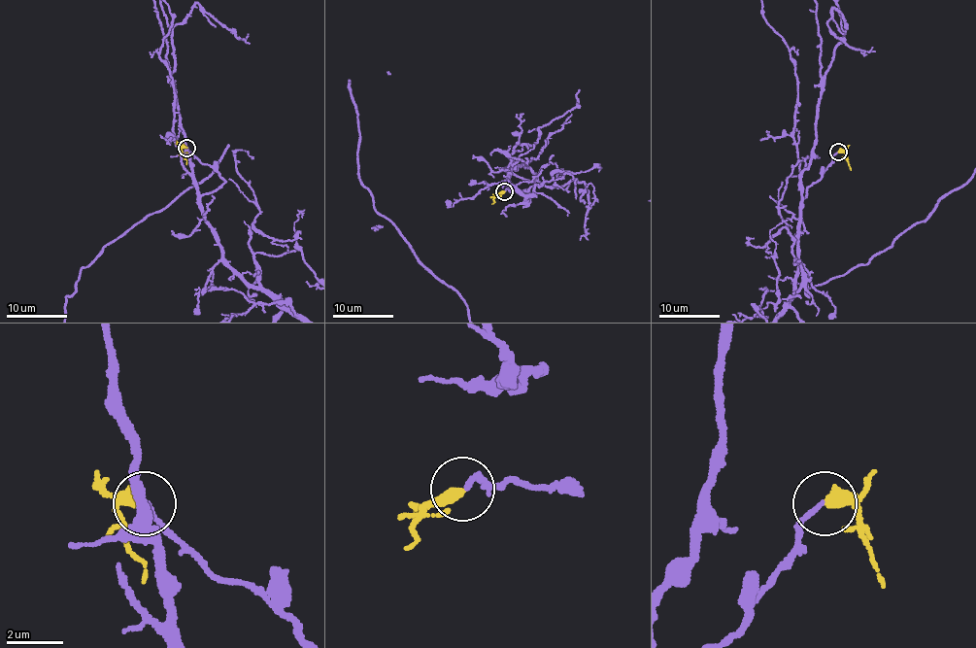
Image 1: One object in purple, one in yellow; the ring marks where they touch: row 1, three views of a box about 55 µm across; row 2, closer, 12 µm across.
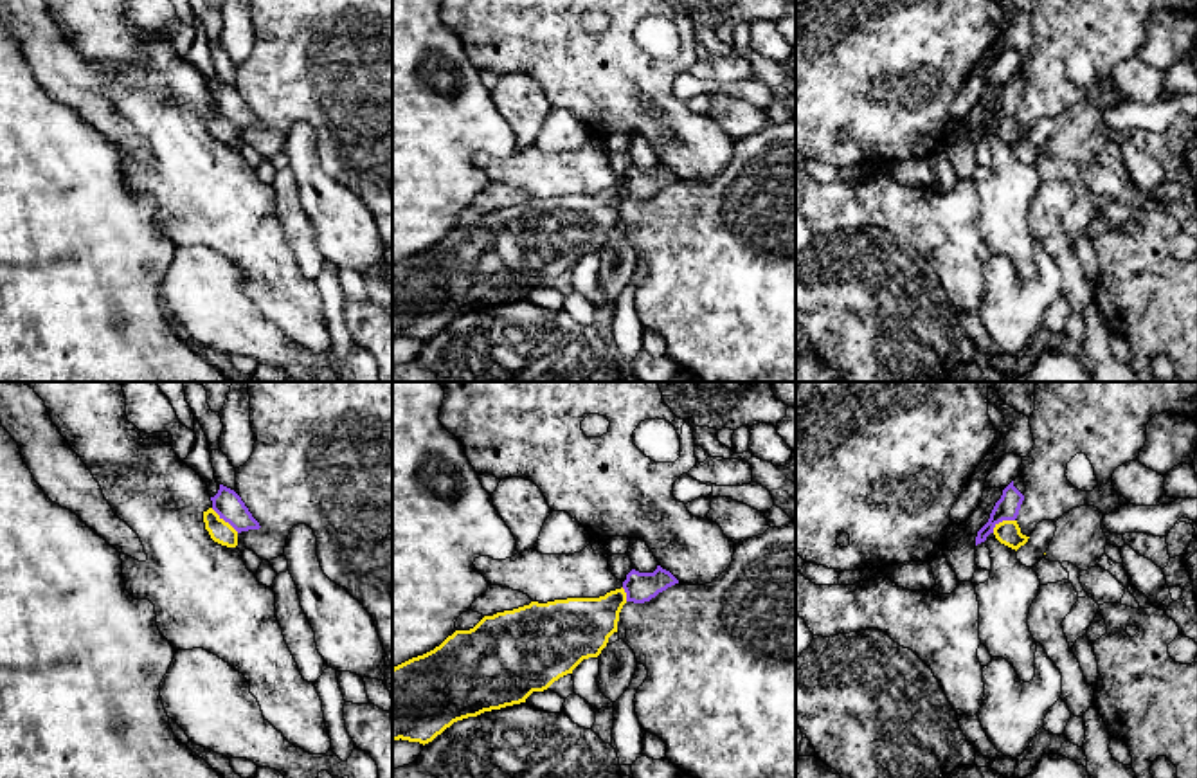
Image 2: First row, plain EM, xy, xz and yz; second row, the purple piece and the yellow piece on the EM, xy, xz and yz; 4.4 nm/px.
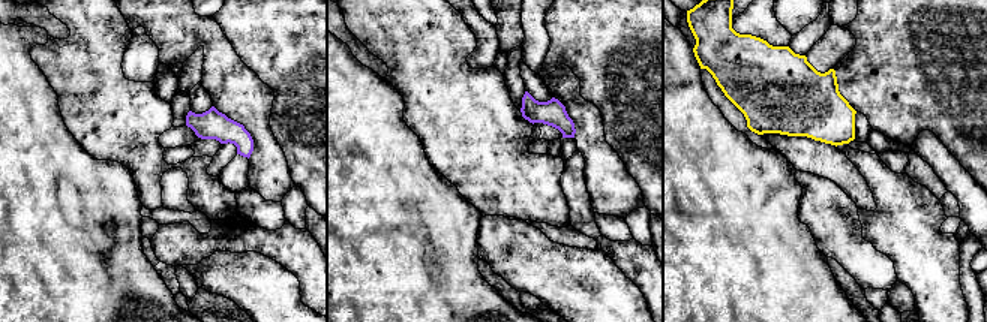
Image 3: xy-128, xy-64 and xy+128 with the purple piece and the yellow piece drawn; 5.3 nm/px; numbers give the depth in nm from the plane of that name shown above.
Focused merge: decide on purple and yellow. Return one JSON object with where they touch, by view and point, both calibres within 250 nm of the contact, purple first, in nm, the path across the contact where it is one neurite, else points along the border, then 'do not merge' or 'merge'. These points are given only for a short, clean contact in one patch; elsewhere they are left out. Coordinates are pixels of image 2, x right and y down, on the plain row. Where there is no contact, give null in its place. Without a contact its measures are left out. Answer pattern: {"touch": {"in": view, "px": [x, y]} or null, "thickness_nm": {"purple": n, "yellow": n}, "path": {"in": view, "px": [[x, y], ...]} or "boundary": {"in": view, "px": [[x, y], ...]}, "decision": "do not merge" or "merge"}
{"touch": {"in": "xy", "px": [225, 117]}, "thickness_nm": {"purple": 120, "yellow": 100}, "path": {"in": "xy", "px": [[225, 99], [225, 117], [220, 128]]}, "decision": "merge"}

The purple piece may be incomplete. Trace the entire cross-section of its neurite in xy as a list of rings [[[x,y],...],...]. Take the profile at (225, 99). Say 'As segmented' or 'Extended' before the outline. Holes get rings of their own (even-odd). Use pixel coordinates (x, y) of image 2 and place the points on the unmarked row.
Extended. [[[220,81],[218,90],[211,97],[212,103],[203,108],[203,119],[214,139],[236,144],[241,128],[261,124],[234,86]]]

